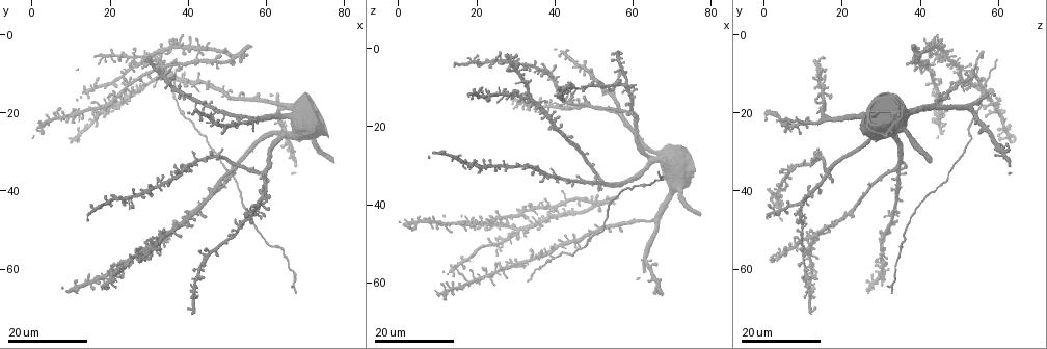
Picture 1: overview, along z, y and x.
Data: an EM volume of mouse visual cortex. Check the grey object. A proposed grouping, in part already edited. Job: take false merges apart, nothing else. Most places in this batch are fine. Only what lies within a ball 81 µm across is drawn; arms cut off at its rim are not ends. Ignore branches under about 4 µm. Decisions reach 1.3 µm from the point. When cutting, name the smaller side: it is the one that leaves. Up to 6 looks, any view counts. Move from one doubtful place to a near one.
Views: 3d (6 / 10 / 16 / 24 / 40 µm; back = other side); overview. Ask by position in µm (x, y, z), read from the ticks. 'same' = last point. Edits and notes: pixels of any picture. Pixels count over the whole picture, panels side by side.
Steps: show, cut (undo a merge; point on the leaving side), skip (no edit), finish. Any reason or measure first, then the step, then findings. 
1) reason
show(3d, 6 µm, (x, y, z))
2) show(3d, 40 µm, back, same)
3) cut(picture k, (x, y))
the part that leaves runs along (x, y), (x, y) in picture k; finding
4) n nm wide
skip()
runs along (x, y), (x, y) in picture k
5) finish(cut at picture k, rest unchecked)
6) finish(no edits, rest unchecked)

four arms meet
show(3d, 24 µm, (25.5, 8.5, 50.5))

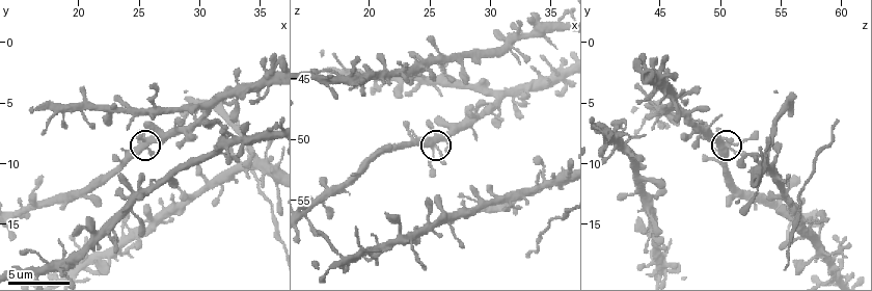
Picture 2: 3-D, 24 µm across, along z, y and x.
show(3d, 10 µm, (25.2, 8.4, 50.0))

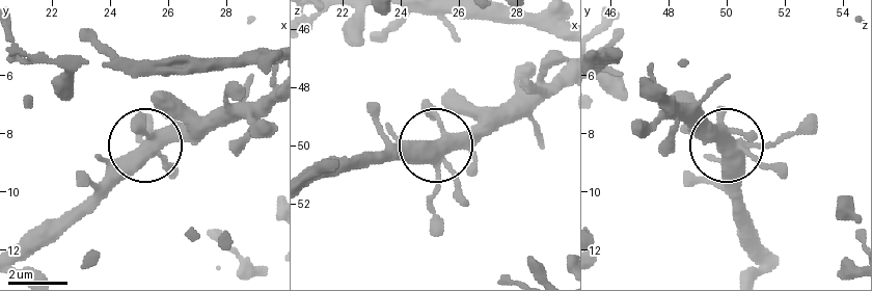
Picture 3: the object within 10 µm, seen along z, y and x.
4 arms
skip()
one neuron here

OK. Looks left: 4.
small branch off a trunk
show(3d, 16 µm, (34.4, 10.0, 54.0))

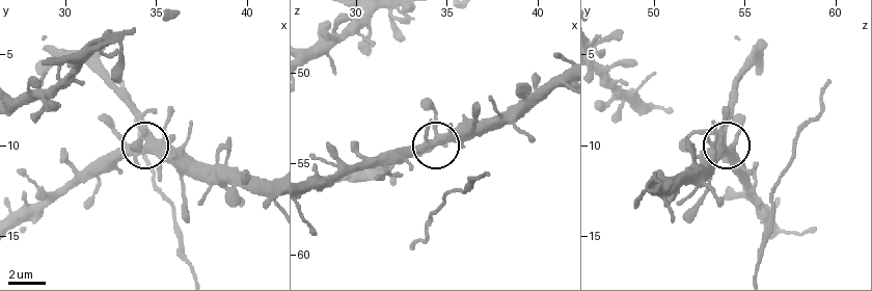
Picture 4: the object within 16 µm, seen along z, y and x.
5 arms
skip()
one neuron here

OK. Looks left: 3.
show(3d, 24 µm, (51.5, 6.0, 40.0))

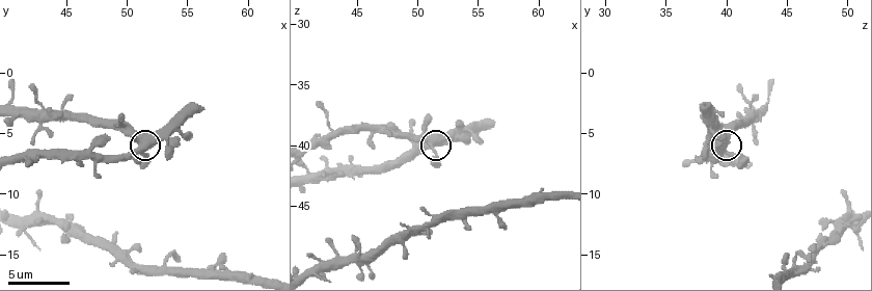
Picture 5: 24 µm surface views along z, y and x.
show(3d, 6 µm, (51.0, 6.4, 39.2))

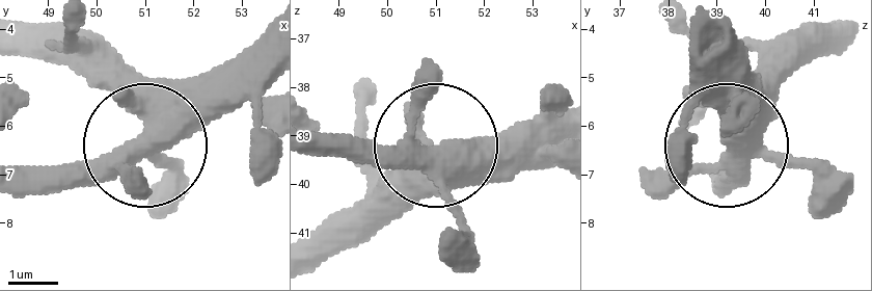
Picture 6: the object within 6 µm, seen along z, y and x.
5 arms
skip()
runs along (852, 27), (824, 40), (729, 143), (725, 31) in picture 6; all the same neuron

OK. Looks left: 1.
finish(no edits, rest unchecked)

